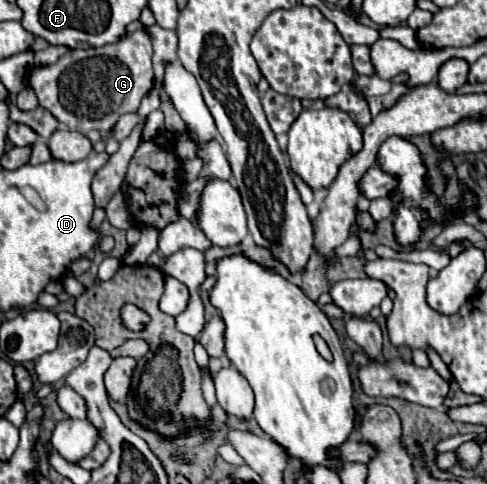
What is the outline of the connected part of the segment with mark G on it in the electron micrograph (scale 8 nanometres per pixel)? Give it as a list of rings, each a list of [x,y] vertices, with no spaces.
[[[140,29],[120,43],[112,43],[108,47],[68,51],[52,65],[34,67],[28,83],[34,89],[40,105],[68,129],[80,133],[90,129],[112,133],[118,117],[128,111],[136,111],[140,99],[154,83],[150,35]]]

